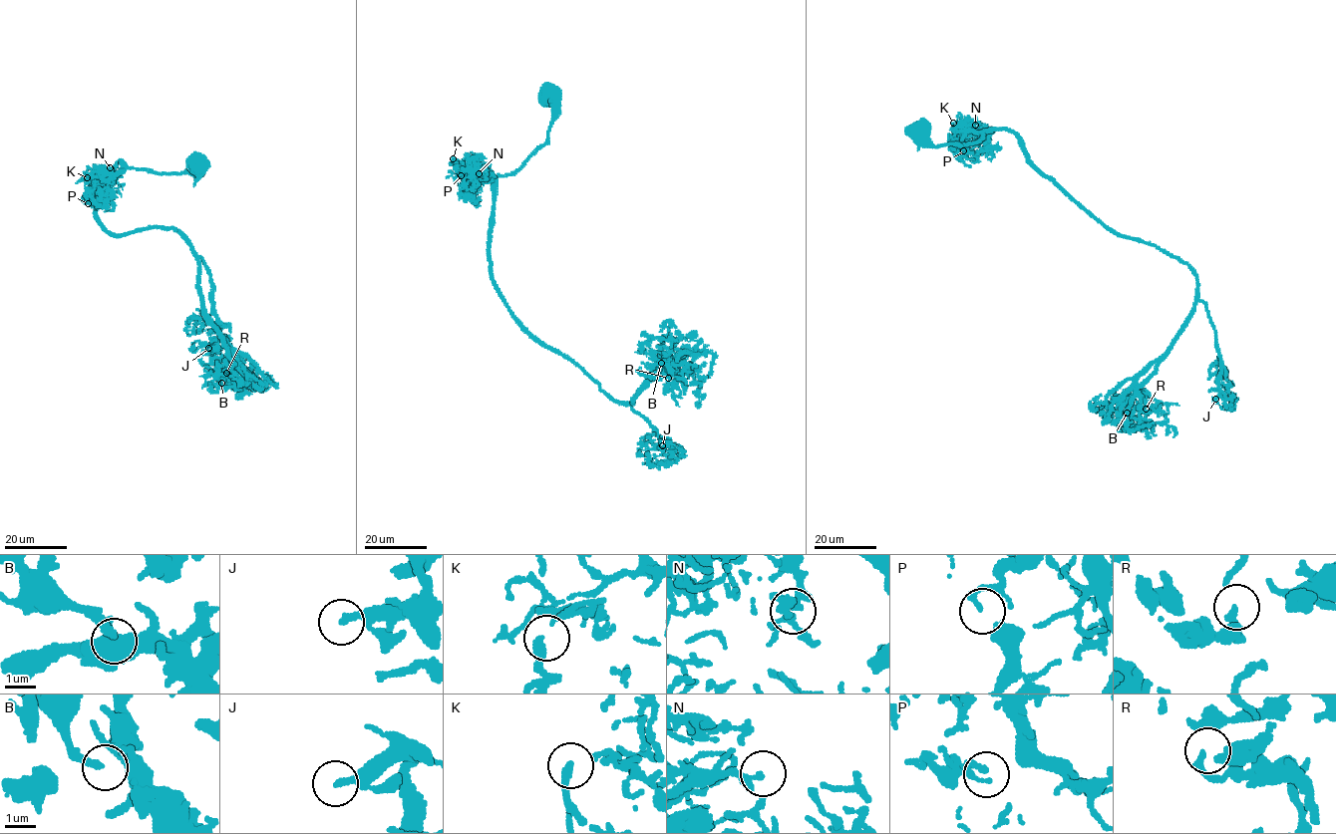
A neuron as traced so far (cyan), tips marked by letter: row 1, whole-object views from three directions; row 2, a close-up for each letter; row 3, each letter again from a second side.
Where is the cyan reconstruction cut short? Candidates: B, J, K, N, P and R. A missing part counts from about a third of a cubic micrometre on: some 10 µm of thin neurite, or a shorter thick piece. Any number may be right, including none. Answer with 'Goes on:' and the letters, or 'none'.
Goes on: J

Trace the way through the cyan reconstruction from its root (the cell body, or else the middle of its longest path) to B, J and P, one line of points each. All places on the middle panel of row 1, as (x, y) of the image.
B: (549, 93), (548, 138), (497, 181), (494, 285), (612, 401), (633, 404), (672, 348), (653, 352), (661, 363)
J: (549, 93), (548, 138), (497, 181), (494, 285), (532, 335), (629, 405), (671, 445), (662, 445)
P: (549, 93), (555, 106), (548, 138), (518, 168), (481, 181), (472, 167), (463, 170), (461, 175)

